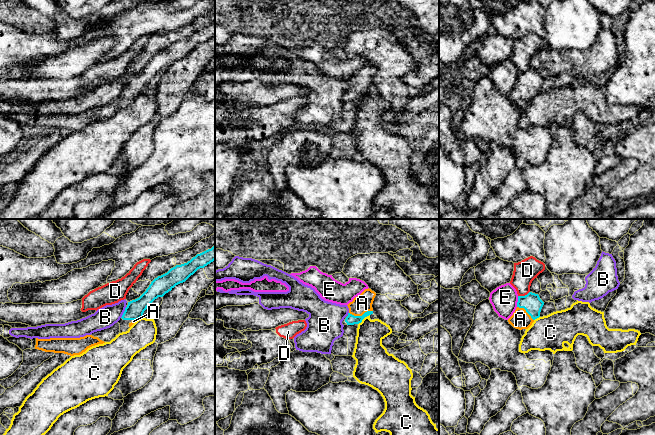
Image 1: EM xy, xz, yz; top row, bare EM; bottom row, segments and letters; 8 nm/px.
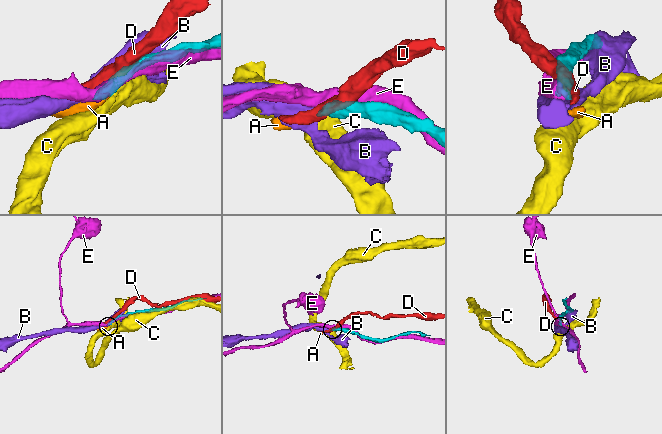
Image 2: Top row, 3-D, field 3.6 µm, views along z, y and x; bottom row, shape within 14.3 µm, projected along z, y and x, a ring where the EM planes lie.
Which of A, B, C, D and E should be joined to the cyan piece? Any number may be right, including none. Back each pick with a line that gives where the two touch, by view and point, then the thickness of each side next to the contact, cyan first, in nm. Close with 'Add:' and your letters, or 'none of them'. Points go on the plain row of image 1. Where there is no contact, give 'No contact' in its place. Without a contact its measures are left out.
A: Touches cyan at xz (360, 92). Thickness 80 nm (cyan) against 150 nm
Add: A

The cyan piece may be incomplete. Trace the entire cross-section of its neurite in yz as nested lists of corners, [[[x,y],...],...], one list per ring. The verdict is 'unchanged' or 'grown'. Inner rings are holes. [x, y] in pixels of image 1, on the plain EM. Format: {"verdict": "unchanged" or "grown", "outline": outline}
{"verdict": "grown", "outline": [[[529,68],[525,72],[518,72],[517,84],[508,95],[509,100],[519,106],[528,105],[540,93],[543,81],[538,70]]]}

